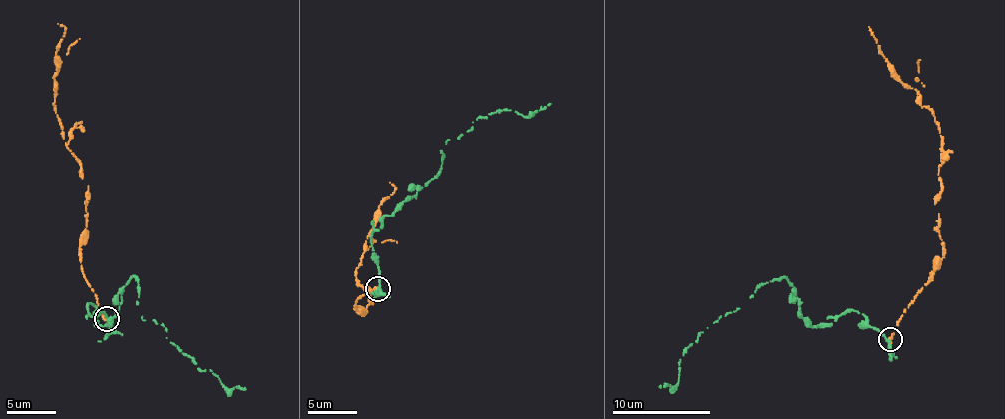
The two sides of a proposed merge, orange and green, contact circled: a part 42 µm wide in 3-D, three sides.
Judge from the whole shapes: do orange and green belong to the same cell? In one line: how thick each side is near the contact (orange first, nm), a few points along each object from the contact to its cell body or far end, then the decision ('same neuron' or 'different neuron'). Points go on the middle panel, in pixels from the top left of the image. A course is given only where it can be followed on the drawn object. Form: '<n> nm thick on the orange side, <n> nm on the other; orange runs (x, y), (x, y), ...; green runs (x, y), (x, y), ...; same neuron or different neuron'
320 nm thick on the orange side, 220 nm on the other; orange runs (379, 288), (355, 301), (361, 315), (374, 299), (357, 284), (355, 270), (379, 206), (393, 194), (390, 182); green runs (378, 288), (370, 234), (435, 177), (446, 142), (468, 132), (480, 117), (503, 108), (528, 115), (551, 103); different neuron

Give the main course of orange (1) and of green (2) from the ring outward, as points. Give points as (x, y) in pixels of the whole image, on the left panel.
1: (107, 318), (80, 265), (88, 186), (53, 103), (65, 32), (58, 24)
2: (107, 320), (88, 303), (106, 325), (133, 277), (142, 317), (162, 324), (173, 344), (226, 388), (246, 390)

